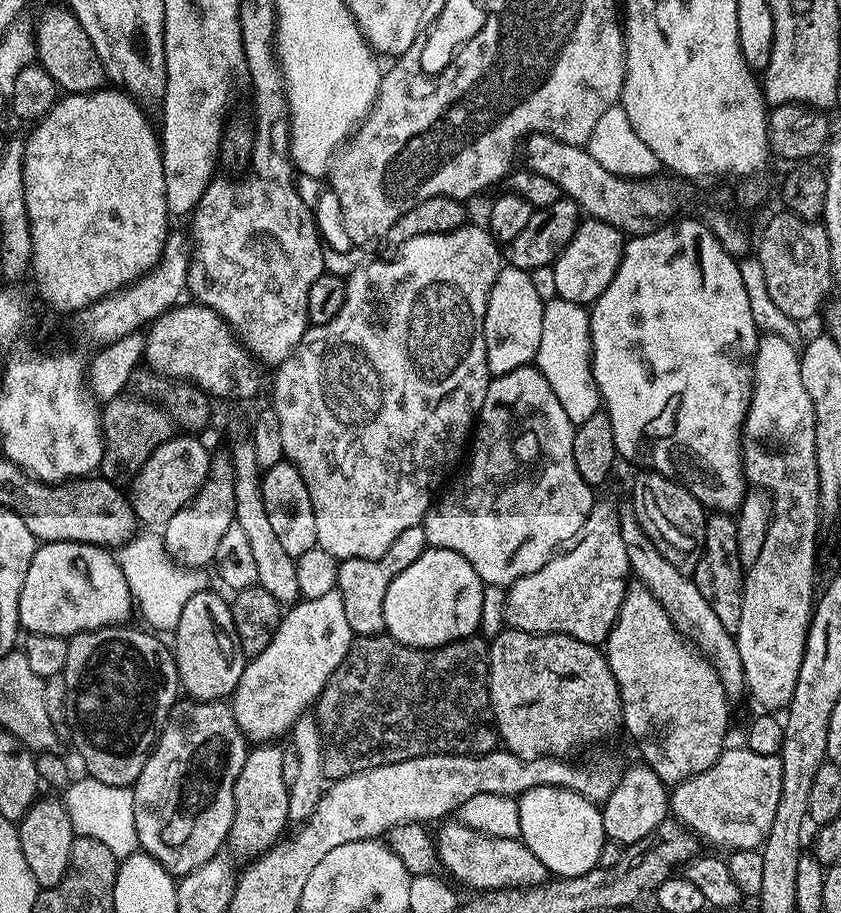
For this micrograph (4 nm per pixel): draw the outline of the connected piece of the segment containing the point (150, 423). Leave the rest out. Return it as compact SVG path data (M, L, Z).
M121 394L103 405L100 431L104 434L104 456L100 460L99 475L113 482L131 481L136 472L154 454L162 442L171 440L174 423L158 403L141 399L136 394Z

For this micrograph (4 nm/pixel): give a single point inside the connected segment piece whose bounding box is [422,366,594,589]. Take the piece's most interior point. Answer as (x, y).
(521, 499)

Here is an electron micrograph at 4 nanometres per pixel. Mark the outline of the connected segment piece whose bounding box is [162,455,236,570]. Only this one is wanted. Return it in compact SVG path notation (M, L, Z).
M227 455L216 456L208 470L208 477L195 498L185 508L178 510L170 522L162 525L164 548L168 557L182 568L204 570L218 554L218 542L222 534L234 527L236 522L236 499L234 498L234 474L232 462Z

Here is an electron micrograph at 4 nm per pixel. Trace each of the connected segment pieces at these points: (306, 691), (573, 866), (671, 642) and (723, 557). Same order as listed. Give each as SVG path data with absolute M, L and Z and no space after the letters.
M333 590L291 605L281 615L270 646L245 663L242 678L238 678L238 686L232 691L232 716L245 741L266 744L279 741L283 732L291 733L296 719L315 705L330 674L342 666L353 639L340 592Z
M540 786L526 790L518 797L520 809L519 839L534 850L553 877L586 874L601 863L606 837L602 826L602 811L593 801L565 788Z
M629 583L602 651L608 657L614 682L620 687L623 731L628 731L629 738L636 743L636 748L640 751L639 759L650 770L654 770L654 774L658 774L665 786L678 785L694 774L702 774L702 770L710 770L710 766L714 766L726 747L724 735L728 732L730 698L724 693L724 687L712 669L711 662L704 659L696 647L685 640L666 610L662 610L658 598L650 594L646 585Z
M713 511L704 521L704 548L691 578L702 598L706 598L710 610L714 610L718 622L722 622L722 626L733 634L738 630L738 618L742 618L745 575L737 556L736 521L727 512Z

